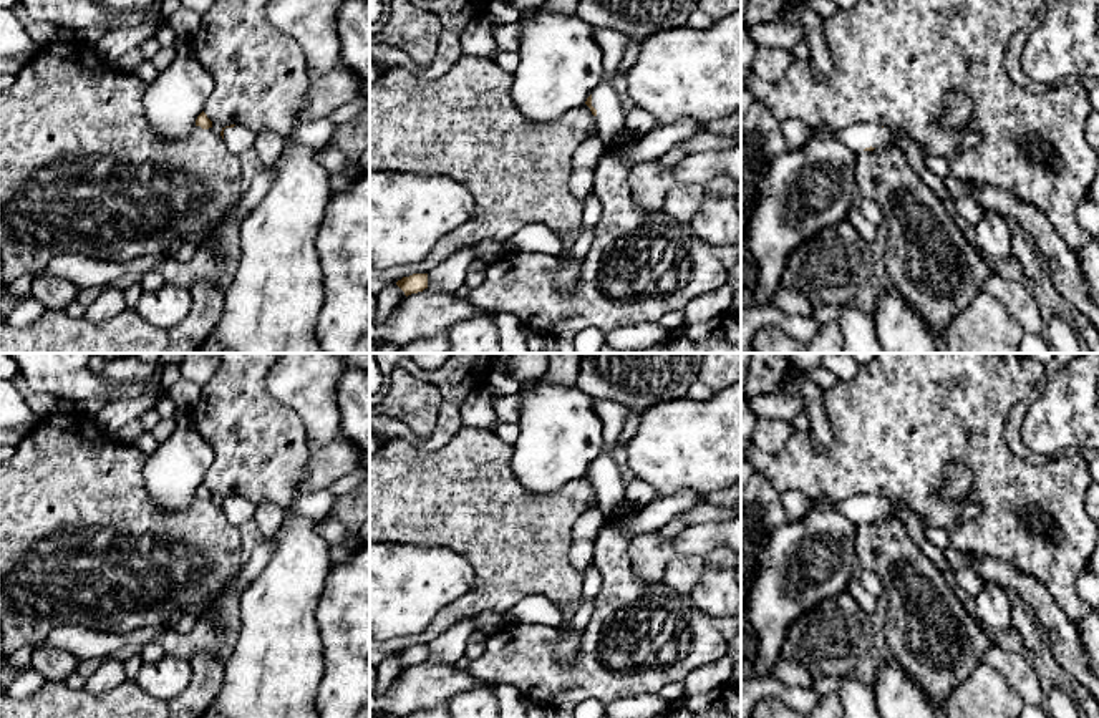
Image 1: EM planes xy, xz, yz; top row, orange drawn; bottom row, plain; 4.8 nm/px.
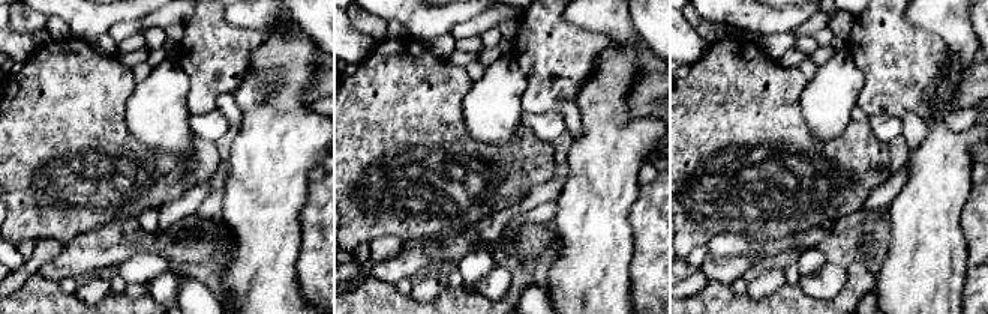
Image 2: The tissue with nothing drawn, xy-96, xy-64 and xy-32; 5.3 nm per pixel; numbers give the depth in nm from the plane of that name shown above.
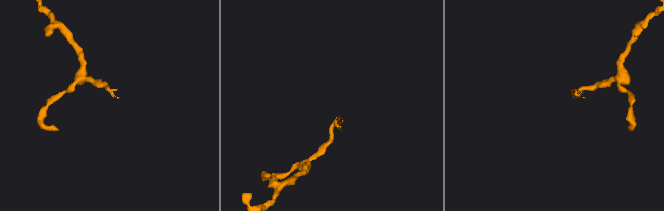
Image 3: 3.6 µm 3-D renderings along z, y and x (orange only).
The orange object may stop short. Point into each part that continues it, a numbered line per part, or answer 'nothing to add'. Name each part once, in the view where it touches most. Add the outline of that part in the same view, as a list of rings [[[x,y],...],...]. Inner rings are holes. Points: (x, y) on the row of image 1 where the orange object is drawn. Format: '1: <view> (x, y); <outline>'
1: xz (610, 118); [[[595,28],[593,35],[603,53],[605,76],[592,93],[592,106],[597,109],[597,136],[603,144],[612,146],[625,136],[625,111],[613,81],[632,36],[613,28]]]

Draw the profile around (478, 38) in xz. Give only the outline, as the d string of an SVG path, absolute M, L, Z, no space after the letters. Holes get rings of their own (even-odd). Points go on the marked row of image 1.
M486 15L472 20L461 35L462 56L491 56L496 48L494 28Z

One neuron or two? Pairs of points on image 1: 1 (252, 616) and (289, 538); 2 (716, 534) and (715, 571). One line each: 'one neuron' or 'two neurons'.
1: one neuron
2: two neurons

